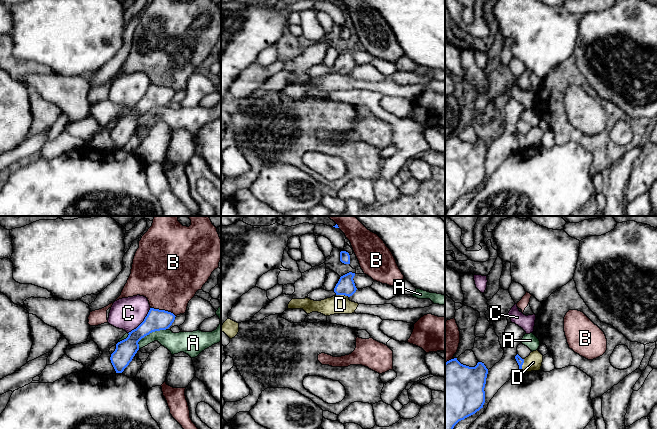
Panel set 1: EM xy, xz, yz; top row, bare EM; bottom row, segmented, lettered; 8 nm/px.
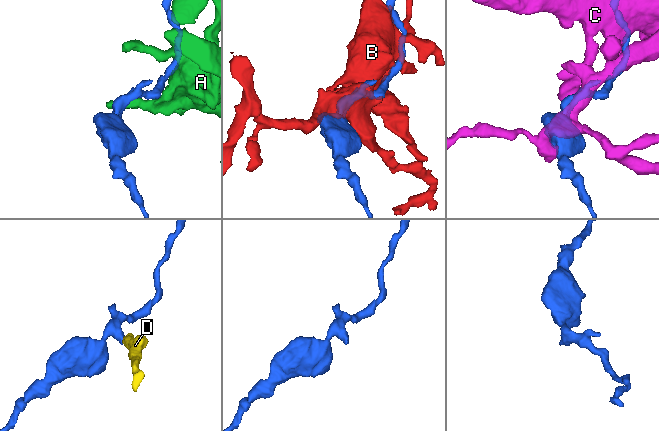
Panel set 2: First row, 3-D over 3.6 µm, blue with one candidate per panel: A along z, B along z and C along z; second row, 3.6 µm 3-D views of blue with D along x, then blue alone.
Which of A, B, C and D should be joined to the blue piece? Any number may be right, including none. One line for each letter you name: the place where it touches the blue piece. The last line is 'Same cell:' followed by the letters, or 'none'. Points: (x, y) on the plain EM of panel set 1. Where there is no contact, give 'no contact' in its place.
D: meets blue in xz at (342, 70)
Same cell: D

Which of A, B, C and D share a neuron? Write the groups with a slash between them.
A / B / C / D

